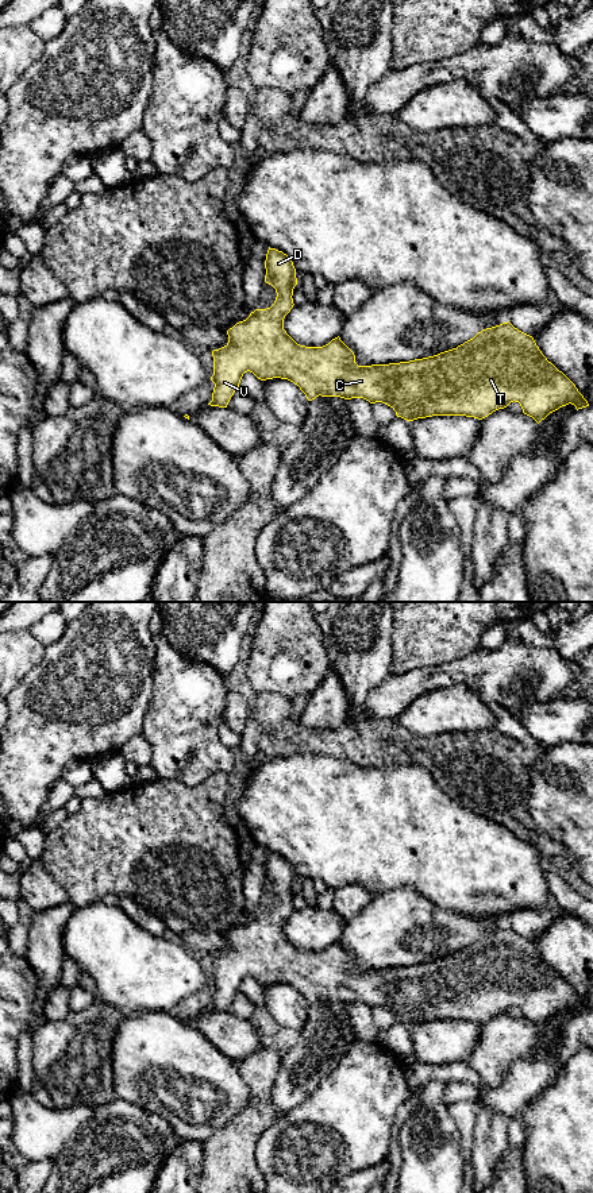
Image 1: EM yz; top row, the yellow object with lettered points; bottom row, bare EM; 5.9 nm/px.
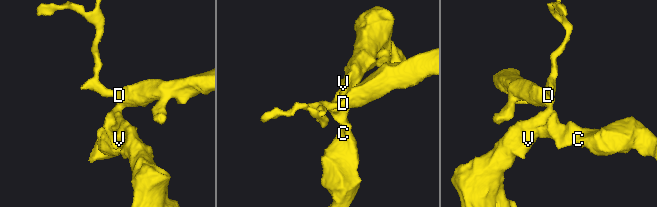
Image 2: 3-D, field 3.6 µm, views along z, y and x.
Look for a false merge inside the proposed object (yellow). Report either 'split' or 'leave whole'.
leave whole

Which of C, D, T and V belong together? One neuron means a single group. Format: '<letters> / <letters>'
C D T V

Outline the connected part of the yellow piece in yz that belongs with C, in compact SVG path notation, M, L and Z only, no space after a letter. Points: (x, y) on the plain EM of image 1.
M269 852L265 873L265 887L276 893L276 906L270 912L255 914L246 924L236 927L227 935L228 947L212 955L213 980L211 985L215 988L215 992L212 1005L208 1008L211 1011L227 1012L231 1001L239 992L243 978L247 976L261 985L273 982L288 984L300 992L308 1005L321 1000L344 1004L363 1003L370 1008L382 1007L390 1011L397 1022L407 1026L432 1020L466 1020L482 1024L515 1005L520 1008L524 1019L532 1022L539 1028L550 1018L569 1008L574 1009L577 1015L589 1011L575 989L547 965L534 942L519 935L509 926L482 934L457 953L423 964L389 969L358 970L354 957L339 941L323 951L300 950L284 934L284 923L294 910L292 900L297 883L293 866L282 856Z

